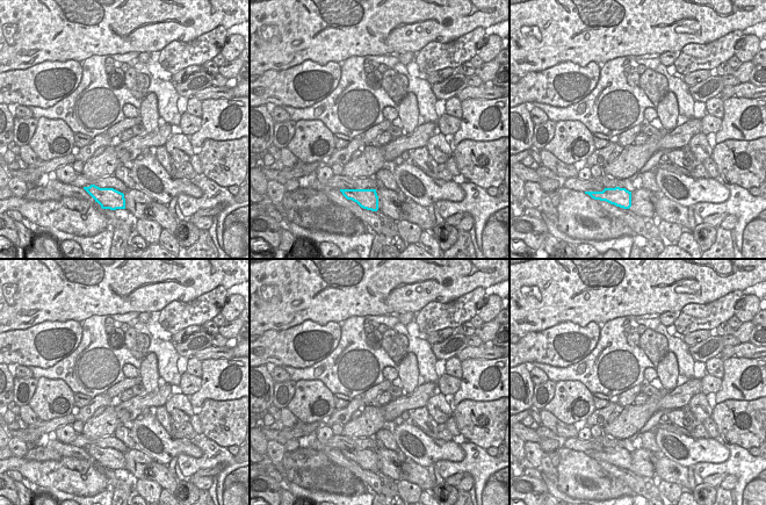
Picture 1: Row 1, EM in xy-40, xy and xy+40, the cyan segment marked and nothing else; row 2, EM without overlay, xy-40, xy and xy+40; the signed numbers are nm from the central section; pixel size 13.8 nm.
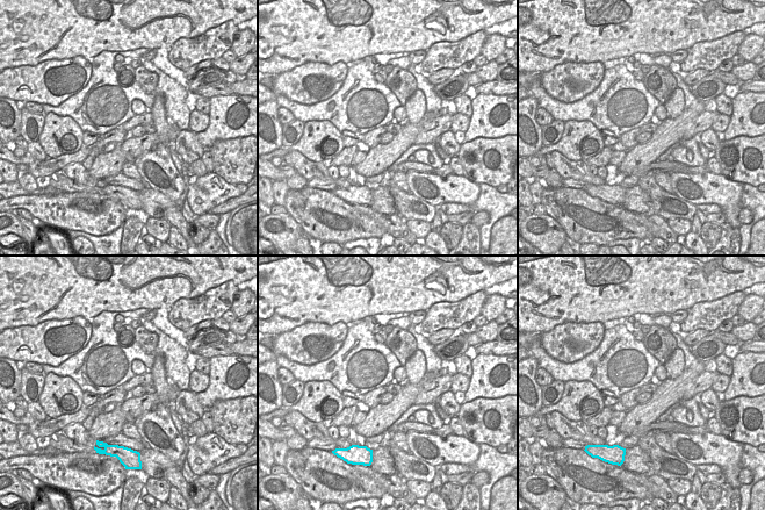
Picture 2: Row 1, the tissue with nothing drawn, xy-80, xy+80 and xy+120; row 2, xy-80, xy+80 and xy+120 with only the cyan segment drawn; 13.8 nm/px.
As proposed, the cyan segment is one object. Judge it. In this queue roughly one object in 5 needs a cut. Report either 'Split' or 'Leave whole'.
Leave whole.

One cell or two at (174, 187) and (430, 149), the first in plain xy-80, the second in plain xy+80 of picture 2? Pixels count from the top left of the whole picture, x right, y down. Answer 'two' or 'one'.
two

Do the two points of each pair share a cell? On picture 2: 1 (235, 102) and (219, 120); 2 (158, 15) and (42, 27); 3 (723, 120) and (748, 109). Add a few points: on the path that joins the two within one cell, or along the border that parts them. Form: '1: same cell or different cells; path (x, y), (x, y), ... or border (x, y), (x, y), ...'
1: same cell; path (230, 106), (224, 115)
2: same cell; path (129, 15), (115, 15), (96, 24), (71, 24)
3: different cells; border (730, 117), (730, 122), (723, 131)

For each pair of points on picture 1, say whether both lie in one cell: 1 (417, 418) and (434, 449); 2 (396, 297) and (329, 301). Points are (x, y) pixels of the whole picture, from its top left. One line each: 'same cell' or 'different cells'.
1: different cells
2: same cell

